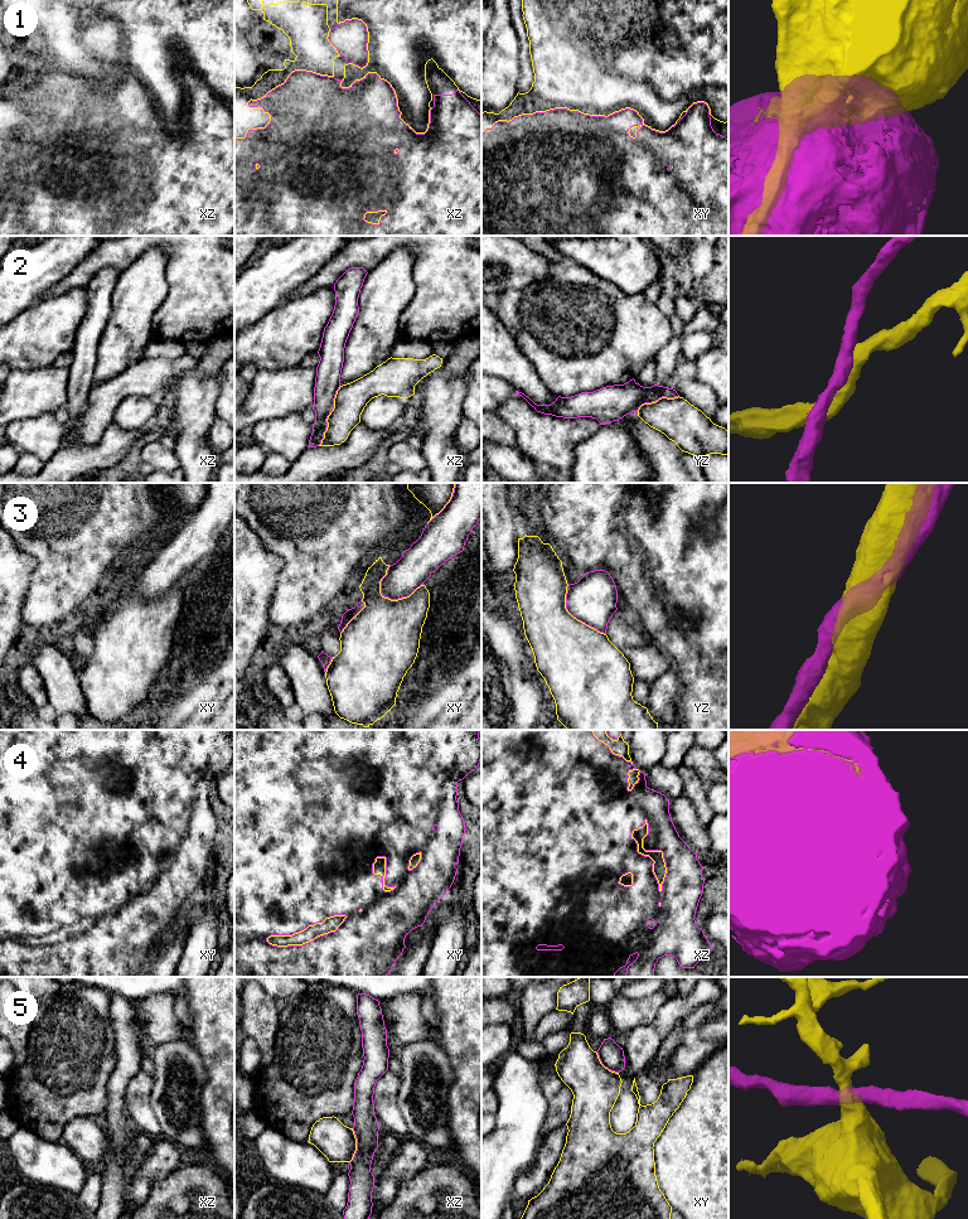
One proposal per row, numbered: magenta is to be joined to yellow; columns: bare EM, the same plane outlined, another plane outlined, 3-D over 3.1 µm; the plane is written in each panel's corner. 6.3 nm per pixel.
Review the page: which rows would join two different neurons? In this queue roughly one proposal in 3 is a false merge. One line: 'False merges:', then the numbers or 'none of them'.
False merges: 1, 2, 4, 5

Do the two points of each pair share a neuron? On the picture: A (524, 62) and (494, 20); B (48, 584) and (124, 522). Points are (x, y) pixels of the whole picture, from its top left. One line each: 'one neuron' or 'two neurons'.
A: two neurons
B: one neuron

